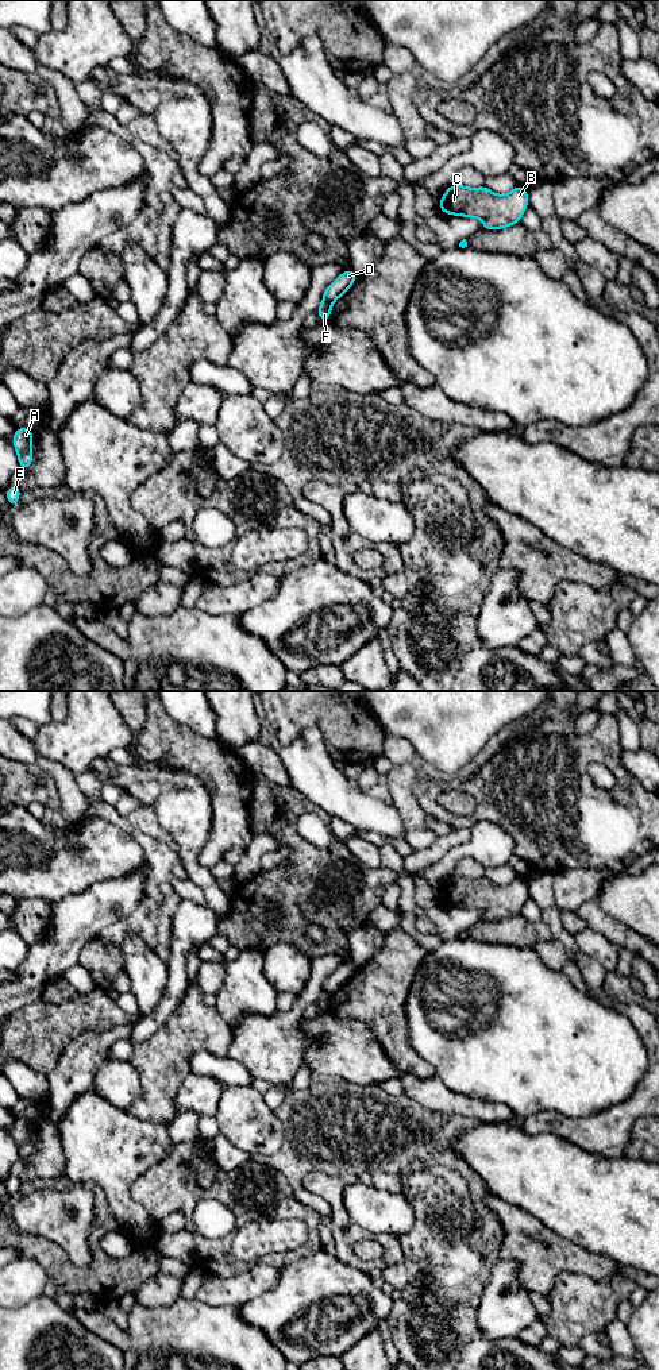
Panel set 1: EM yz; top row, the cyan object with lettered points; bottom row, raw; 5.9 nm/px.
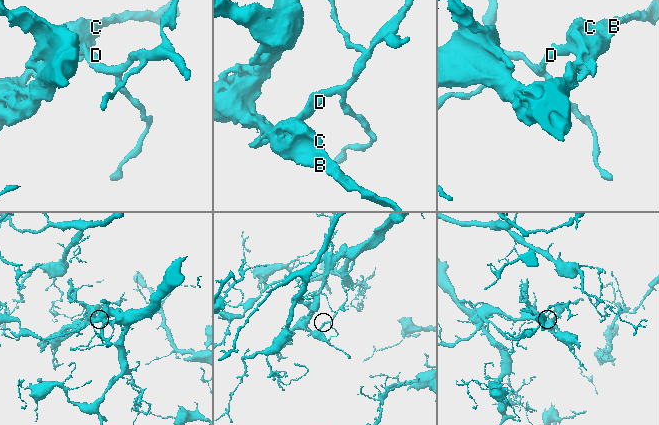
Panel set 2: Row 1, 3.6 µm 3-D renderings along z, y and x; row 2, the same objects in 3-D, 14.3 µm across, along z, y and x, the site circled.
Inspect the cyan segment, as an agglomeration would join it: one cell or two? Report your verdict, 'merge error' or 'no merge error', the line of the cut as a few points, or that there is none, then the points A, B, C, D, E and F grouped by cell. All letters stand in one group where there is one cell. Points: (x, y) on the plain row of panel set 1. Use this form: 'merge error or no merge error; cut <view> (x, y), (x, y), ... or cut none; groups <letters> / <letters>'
merge error; cut yz (323, 990), (331, 995); groups A E F / B C D

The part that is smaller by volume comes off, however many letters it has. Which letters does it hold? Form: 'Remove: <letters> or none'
Remove: B, C, D

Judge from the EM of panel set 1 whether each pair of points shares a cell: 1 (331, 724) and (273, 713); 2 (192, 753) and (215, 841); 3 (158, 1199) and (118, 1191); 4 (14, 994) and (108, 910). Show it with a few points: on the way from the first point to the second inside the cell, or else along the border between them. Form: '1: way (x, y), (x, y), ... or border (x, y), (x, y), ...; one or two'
1: way (316, 713), (288, 713); one
2: way (214, 775), (223, 784), (223, 819); one
3: border (147, 1168), (133, 1184), (131, 1196), (151, 1216); two
4: way (37, 972), (84, 925); one

